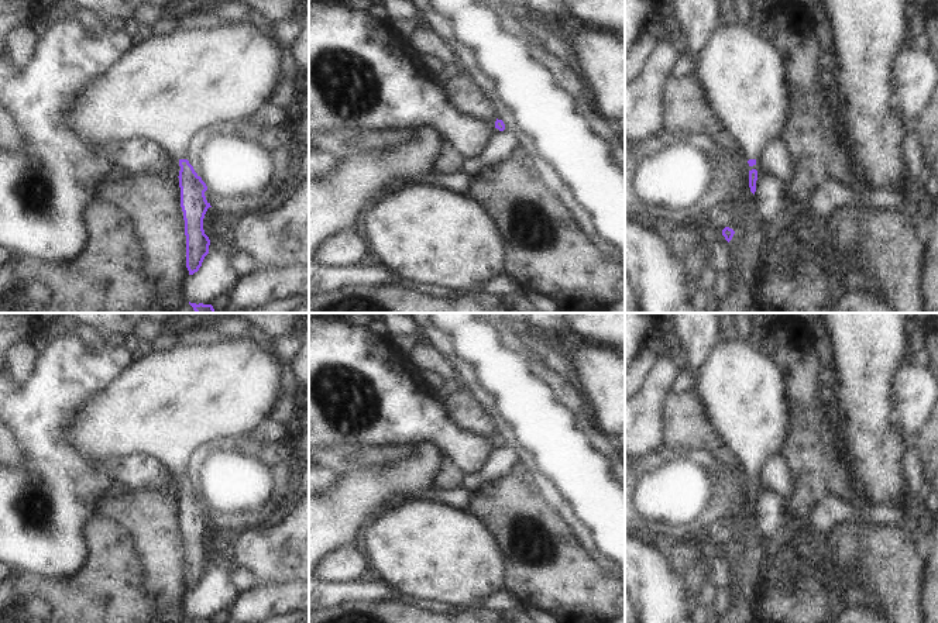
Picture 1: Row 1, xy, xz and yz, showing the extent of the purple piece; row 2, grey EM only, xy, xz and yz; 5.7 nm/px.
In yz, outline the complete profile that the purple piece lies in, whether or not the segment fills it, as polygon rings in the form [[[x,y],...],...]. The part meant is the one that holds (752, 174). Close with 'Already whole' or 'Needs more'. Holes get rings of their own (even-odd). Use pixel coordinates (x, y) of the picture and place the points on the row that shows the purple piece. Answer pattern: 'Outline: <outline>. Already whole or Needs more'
Outline: [[[742,24],[719,25],[709,38],[695,78],[705,97],[749,164],[749,187],[755,195],[760,159],[767,144],[780,137],[790,114],[790,83],[776,48]]]. Needs more.

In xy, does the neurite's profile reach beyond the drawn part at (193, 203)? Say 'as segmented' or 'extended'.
extended

